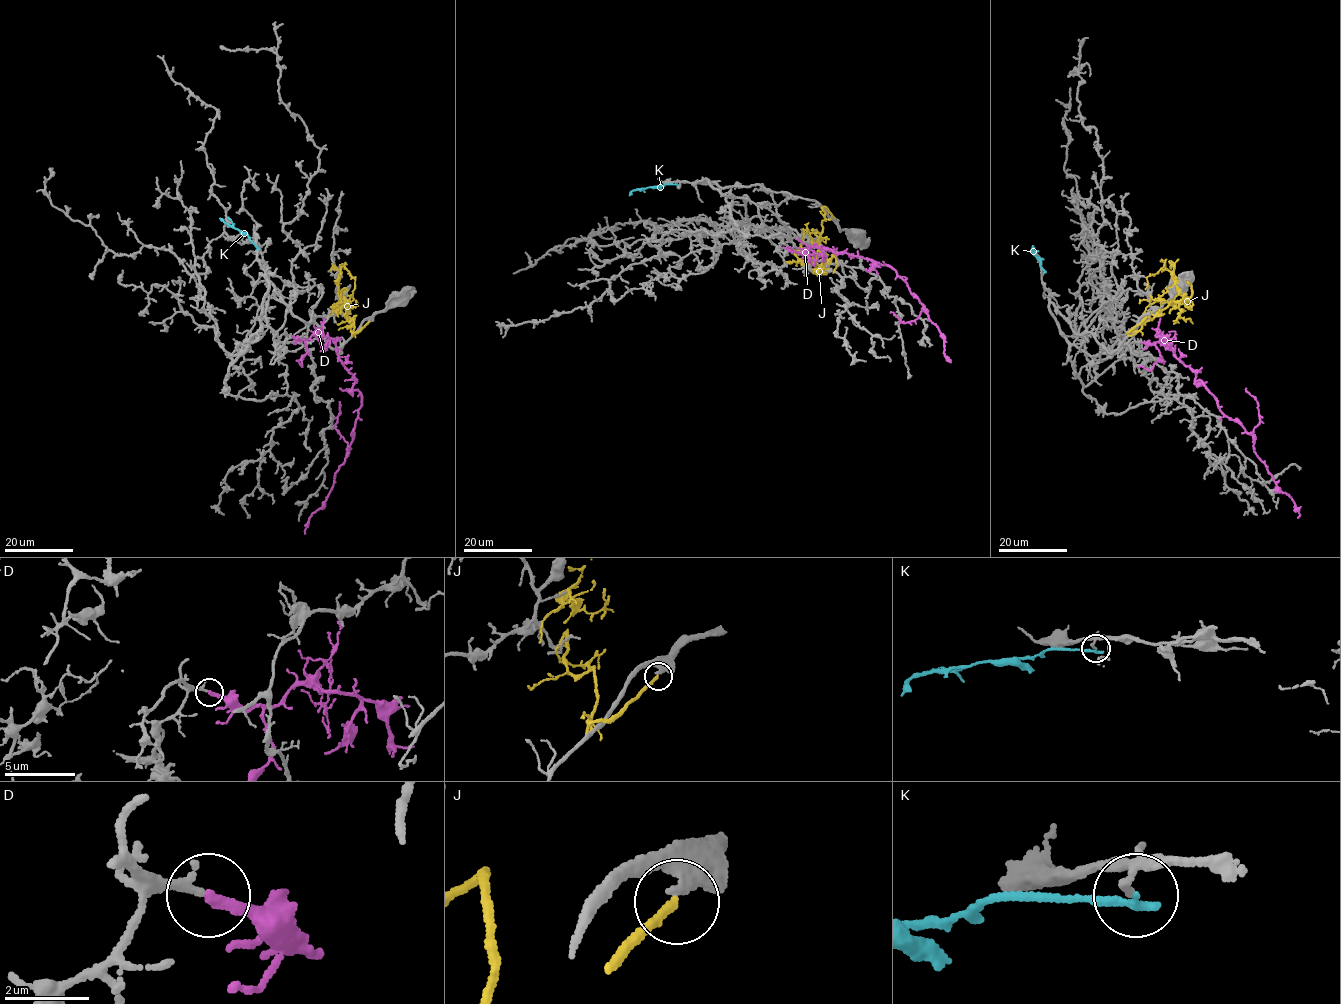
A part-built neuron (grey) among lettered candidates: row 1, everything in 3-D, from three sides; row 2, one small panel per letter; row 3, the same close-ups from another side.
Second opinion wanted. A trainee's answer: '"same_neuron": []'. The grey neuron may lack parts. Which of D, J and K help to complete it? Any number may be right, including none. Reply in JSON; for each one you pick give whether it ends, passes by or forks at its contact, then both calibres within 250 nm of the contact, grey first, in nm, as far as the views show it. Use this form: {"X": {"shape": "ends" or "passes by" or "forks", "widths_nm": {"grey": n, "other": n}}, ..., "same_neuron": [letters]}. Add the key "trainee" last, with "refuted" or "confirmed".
{"D": {"shape": "ends", "widths_nm": {"grey": 220, "other": 220}}, "same_neuron": ["D"], "trainee": "refuted"}

